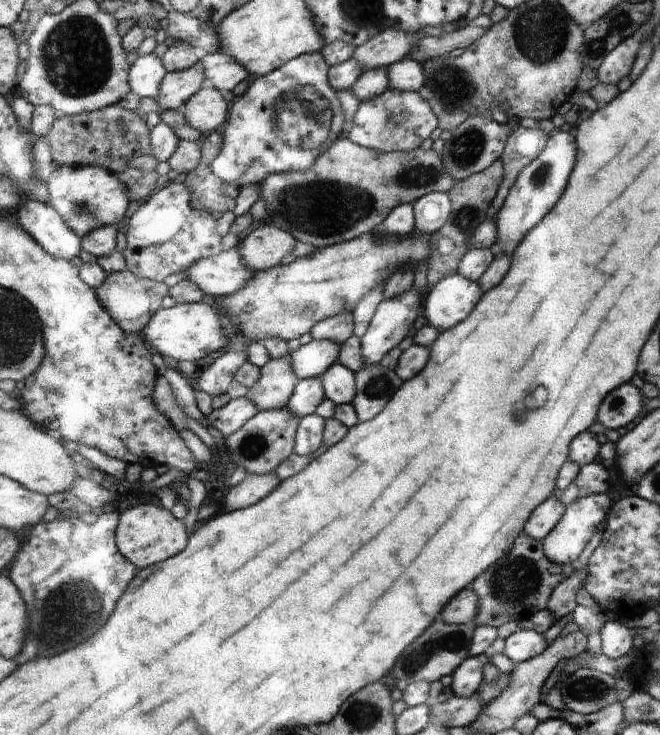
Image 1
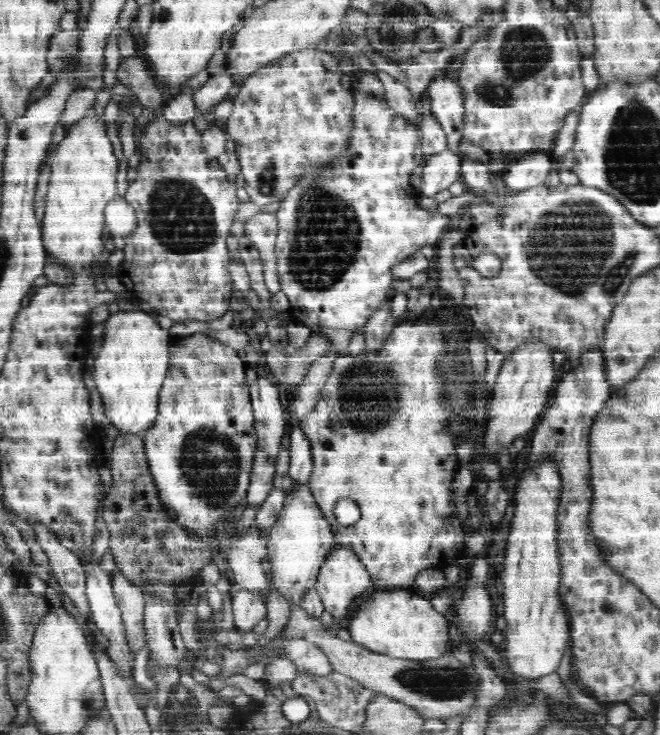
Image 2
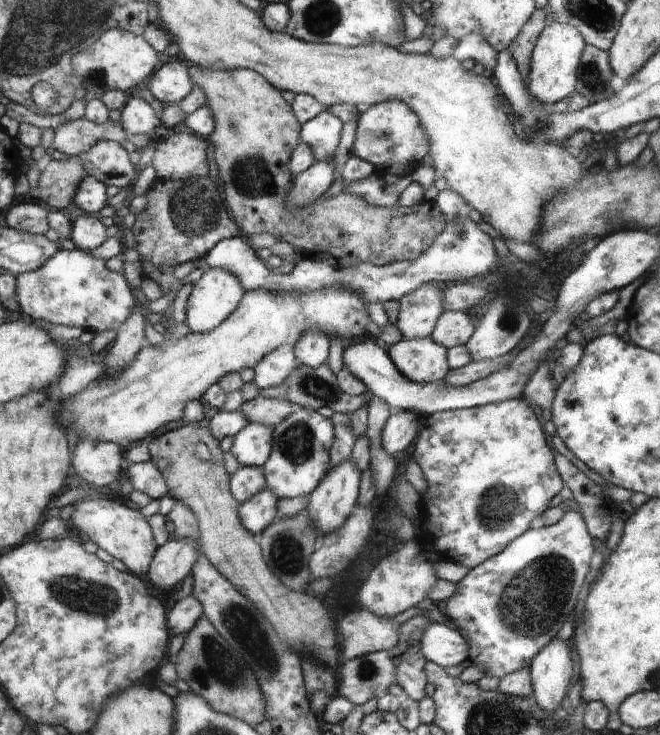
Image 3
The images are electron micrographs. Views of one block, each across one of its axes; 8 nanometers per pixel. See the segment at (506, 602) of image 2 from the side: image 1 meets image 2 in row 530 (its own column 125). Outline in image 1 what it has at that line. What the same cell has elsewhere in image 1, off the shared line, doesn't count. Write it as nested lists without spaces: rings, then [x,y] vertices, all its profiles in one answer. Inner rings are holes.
[[[139,504],[119,513],[115,530],[115,543],[122,556],[138,570],[164,562],[186,548],[188,534],[180,519],[176,520],[164,507],[156,504]]]

